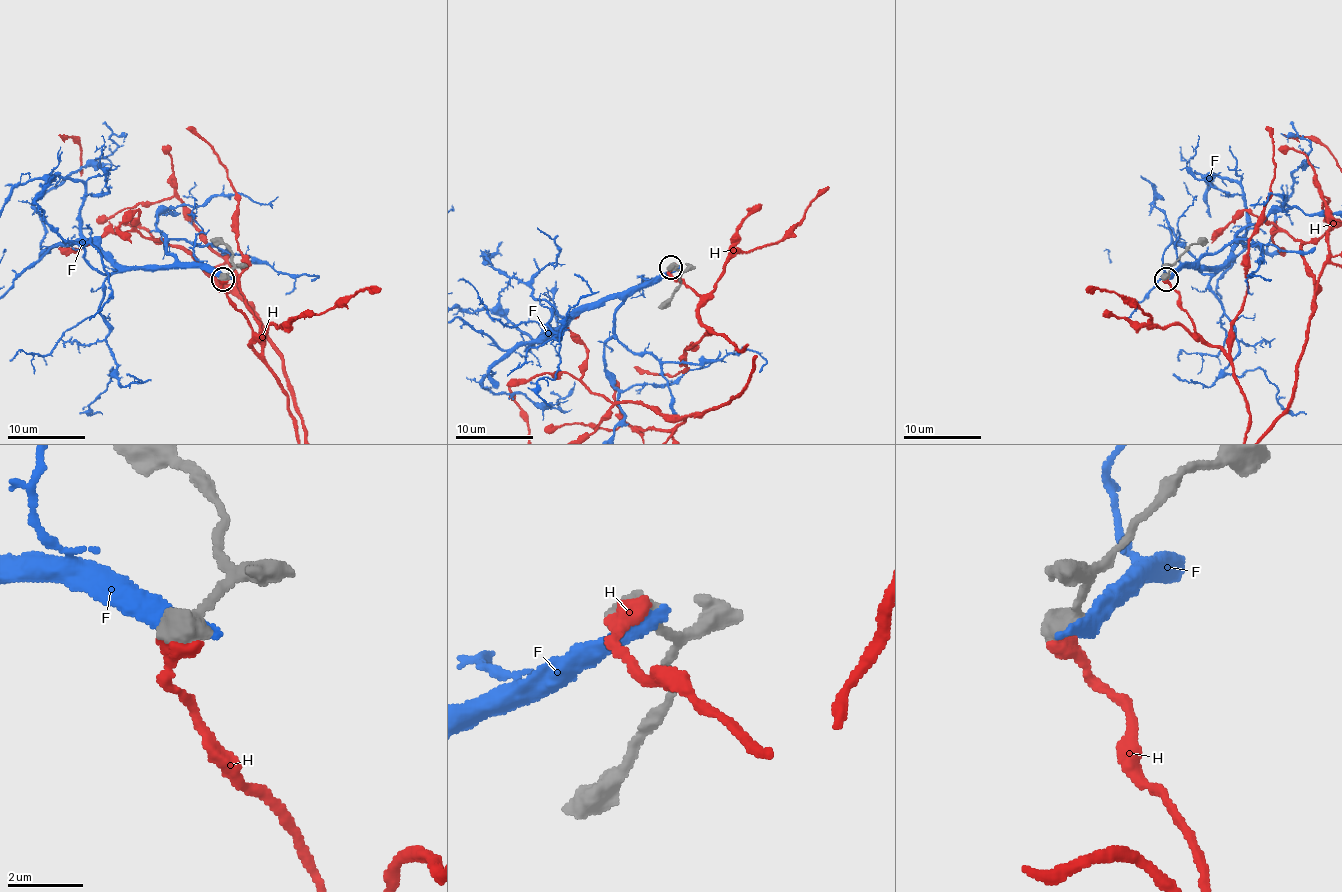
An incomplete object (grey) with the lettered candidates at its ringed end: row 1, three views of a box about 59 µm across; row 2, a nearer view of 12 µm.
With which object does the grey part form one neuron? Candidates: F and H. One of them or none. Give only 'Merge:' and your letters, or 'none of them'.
Merge: H

